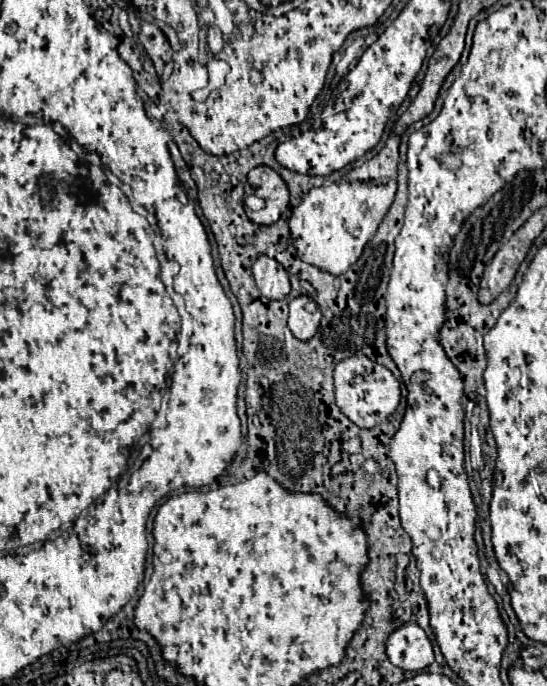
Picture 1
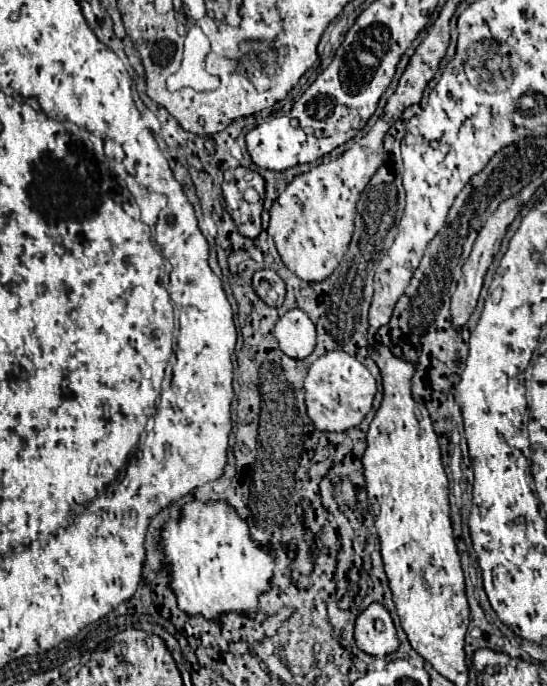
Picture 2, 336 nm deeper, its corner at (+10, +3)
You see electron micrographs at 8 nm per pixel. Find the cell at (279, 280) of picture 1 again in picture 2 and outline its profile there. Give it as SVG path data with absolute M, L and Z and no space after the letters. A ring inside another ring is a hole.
M261 269L253 275L253 289L269 307L281 307L285 299L285 283L273 269Z

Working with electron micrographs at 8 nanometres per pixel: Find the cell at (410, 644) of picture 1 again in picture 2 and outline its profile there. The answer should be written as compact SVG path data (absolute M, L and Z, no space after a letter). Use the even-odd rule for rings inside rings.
M371 603L357 617L355 635L357 635L355 639L357 647L375 657L385 657L395 653L401 643L389 611L379 603Z

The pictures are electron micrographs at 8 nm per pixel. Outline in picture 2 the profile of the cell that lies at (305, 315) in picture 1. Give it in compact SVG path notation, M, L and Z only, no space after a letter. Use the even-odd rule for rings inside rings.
M301 309L287 311L275 325L275 339L285 355L293 359L305 359L315 347L315 325Z

